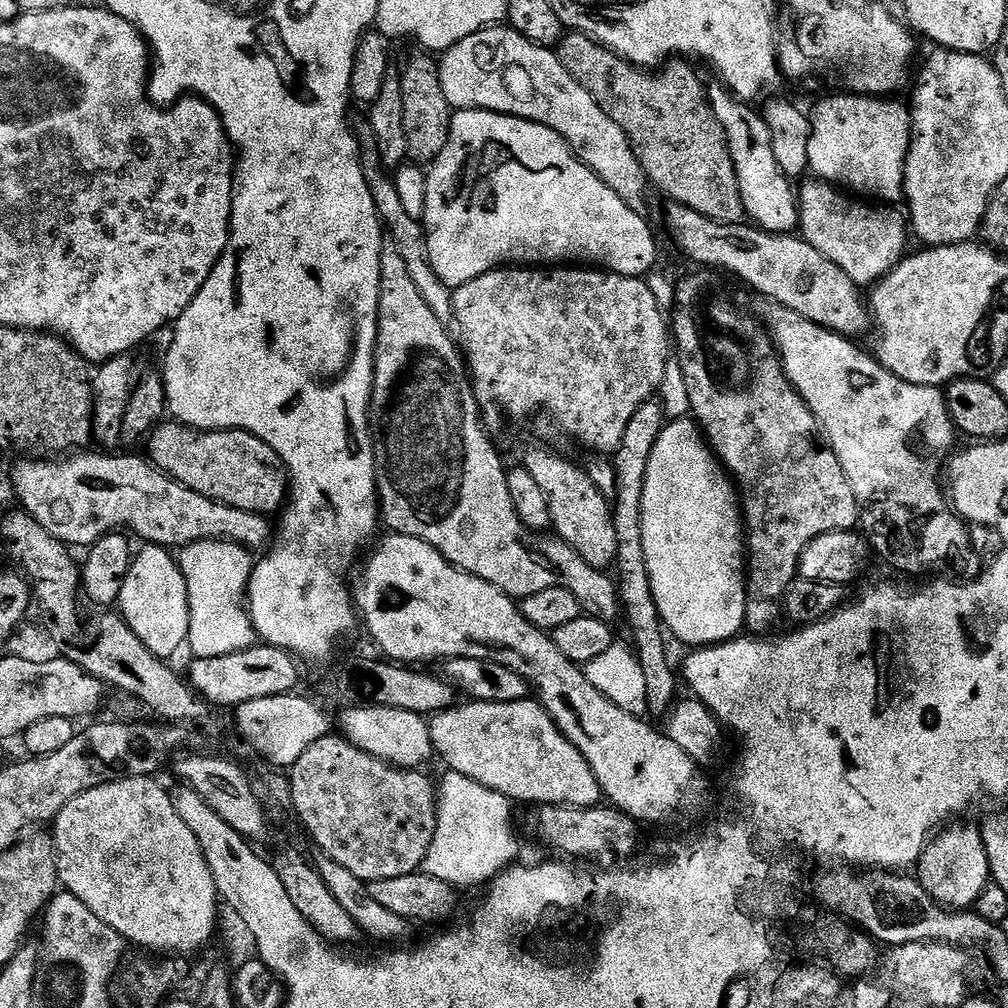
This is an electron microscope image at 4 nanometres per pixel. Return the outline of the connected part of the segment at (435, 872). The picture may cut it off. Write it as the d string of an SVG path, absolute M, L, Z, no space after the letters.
M451 770L445 773L445 776L438 780L437 830L420 870L428 877L441 879L442 882L460 890L480 884L487 885L507 871L517 861L515 859L520 852L516 832L512 829L513 801L498 794L498 790L482 786L482 782L474 782L474 778L466 778L466 774Z

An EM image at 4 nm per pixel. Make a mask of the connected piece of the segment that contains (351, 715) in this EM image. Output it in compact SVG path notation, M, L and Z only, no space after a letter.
M348 706L344 711L343 735L358 750L380 759L395 768L416 770L428 759L433 759L434 745L430 738L428 720L418 713L403 712L400 709L367 706Z

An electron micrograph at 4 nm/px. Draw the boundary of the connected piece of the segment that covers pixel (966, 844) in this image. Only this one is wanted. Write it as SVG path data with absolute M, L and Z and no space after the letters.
M976 826L945 827L925 848L918 861L918 879L930 898L949 910L972 910L992 880L981 829Z

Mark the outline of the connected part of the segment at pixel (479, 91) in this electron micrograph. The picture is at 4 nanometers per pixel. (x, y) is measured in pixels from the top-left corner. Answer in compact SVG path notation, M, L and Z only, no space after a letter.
M493 26L478 30L470 34L470 38L462 38L462 42L450 46L450 50L439 57L438 67L442 94L446 94L446 102L454 110L501 112L503 116L517 116L554 130L596 177L619 194L630 210L647 213L650 193L648 176L642 170L626 134L622 134L618 122L614 122L614 118L610 118L610 114L606 114L606 110L590 98L590 90L582 87L566 70L566 66L562 66L559 55L552 48L536 47L511 26Z

